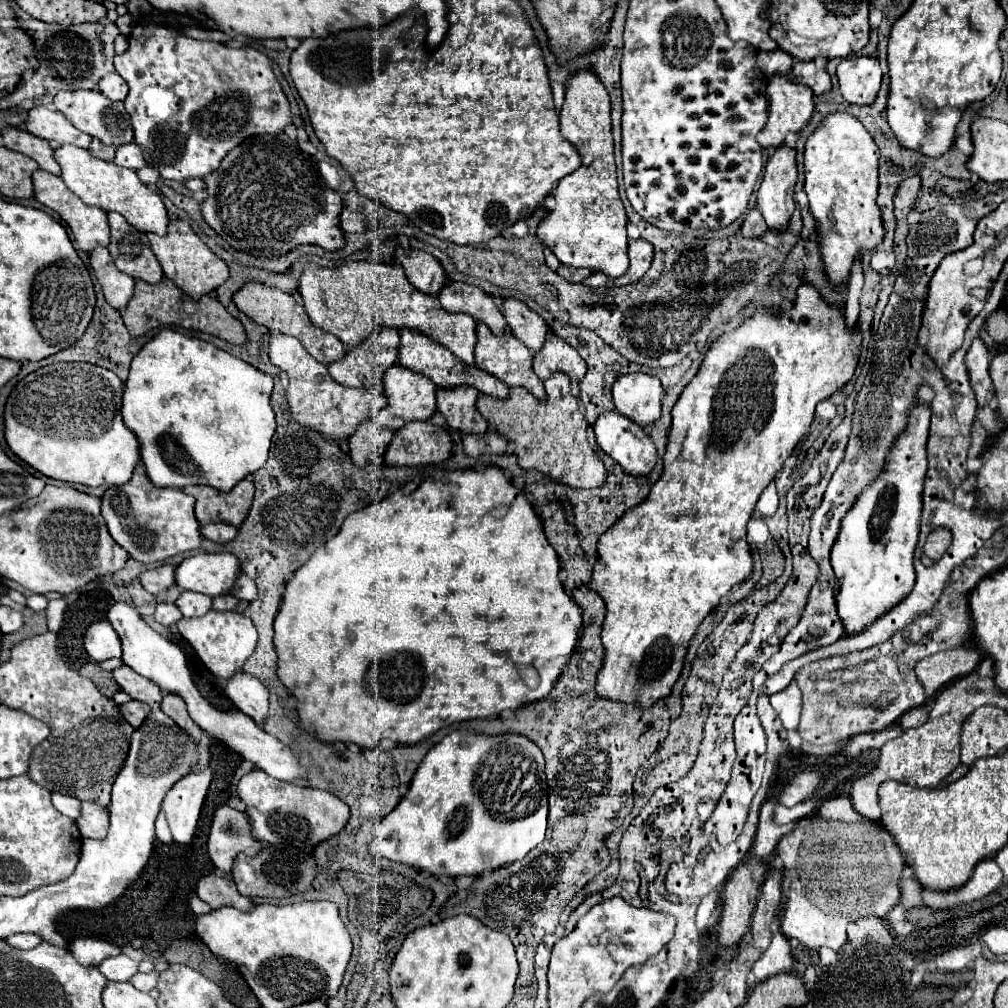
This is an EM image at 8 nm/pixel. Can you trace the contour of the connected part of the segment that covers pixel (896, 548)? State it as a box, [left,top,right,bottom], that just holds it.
[831,405,929,635]

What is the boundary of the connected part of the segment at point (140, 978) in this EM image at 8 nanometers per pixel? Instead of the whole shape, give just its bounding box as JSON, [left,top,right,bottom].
[131,971,159,991]

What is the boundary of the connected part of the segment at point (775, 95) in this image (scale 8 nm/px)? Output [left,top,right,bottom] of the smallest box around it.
[757,75,815,147]

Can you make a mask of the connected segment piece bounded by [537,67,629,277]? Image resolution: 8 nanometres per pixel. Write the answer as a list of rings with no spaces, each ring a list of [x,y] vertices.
[[[585,67],[569,77],[559,117],[563,137],[577,147],[583,163],[577,171],[559,181],[553,191],[557,207],[545,213],[539,223],[537,237],[563,265],[589,267],[593,271],[603,271],[609,277],[621,277],[629,267],[625,231],[627,215],[617,191],[609,95],[601,79],[595,77],[593,69]]]

